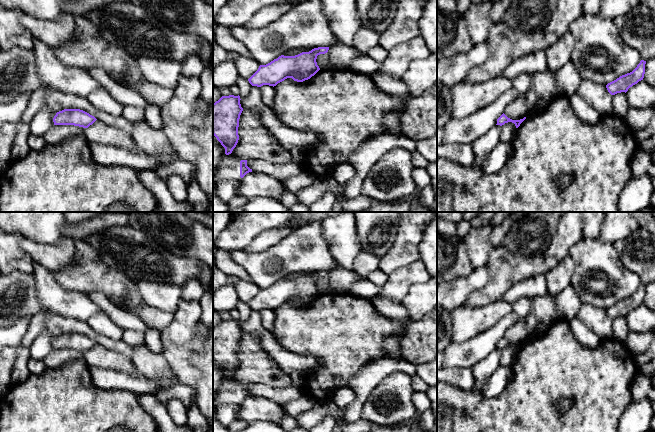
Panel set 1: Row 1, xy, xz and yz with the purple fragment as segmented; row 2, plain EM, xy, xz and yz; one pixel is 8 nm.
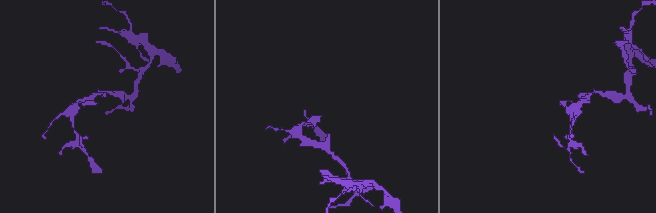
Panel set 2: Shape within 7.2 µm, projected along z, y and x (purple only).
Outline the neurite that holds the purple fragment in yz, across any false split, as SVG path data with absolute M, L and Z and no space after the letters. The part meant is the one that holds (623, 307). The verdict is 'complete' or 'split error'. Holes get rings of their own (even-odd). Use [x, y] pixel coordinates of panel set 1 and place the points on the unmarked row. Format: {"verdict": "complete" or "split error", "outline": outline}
{"verdict": "complete", "outline": "M641 284L637 291L630 297L620 300L616 304L608 307L606 312L611 319L627 316L630 311L643 304L645 298L646 285Z"}

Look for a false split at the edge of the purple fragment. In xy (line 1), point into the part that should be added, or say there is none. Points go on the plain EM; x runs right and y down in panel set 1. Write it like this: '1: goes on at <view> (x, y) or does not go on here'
1: does not go on here

